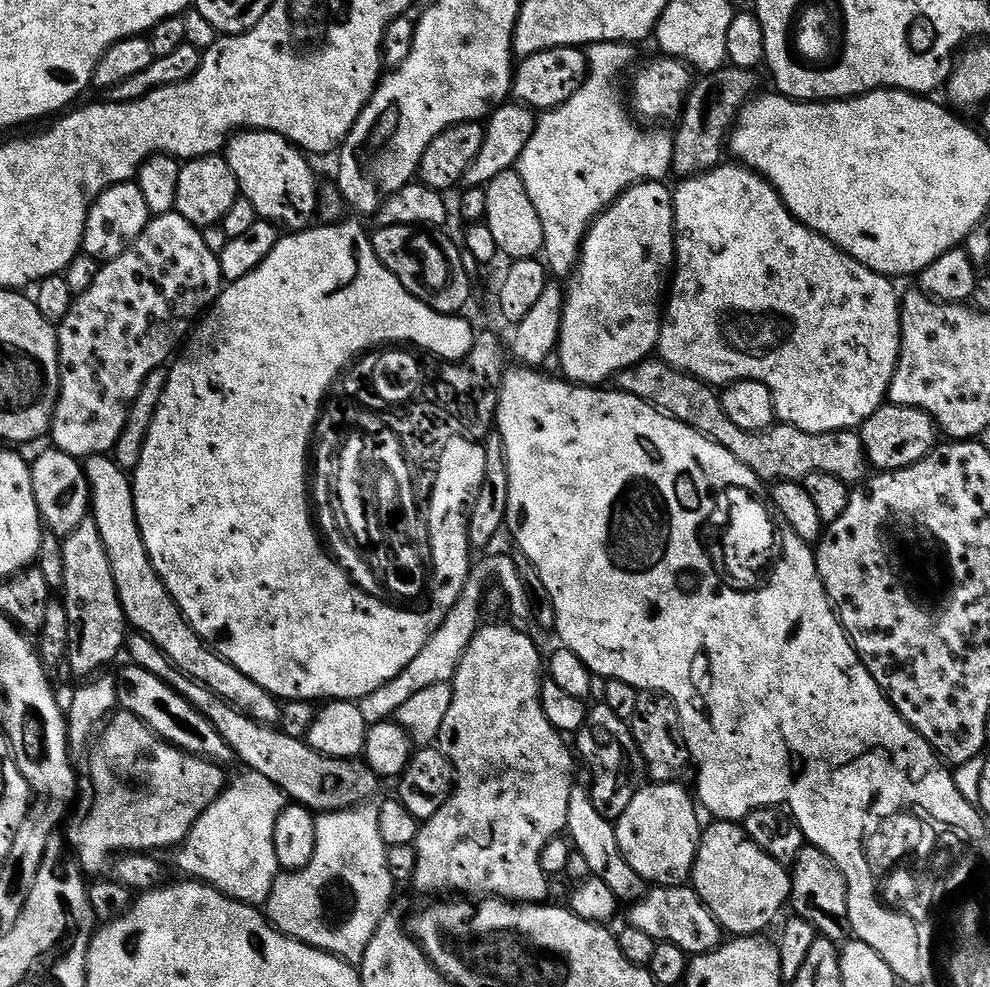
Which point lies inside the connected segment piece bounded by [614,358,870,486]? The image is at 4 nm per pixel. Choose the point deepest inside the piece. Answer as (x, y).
(782, 453)

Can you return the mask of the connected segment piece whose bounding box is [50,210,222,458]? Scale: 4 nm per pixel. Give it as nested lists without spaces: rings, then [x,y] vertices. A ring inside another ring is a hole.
[[[174,210],[167,212],[165,216],[149,219],[146,230],[132,243],[131,248],[126,249],[118,258],[107,261],[101,267],[98,278],[94,278],[90,290],[79,293],[73,299],[66,318],[58,325],[56,341],[60,347],[60,397],[56,399],[56,409],[52,415],[50,429],[50,440],[55,448],[77,458],[103,456],[111,453],[126,426],[126,418],[129,410],[132,409],[134,398],[138,398],[138,390],[142,386],[142,382],[146,382],[146,374],[150,374],[150,370],[155,368],[165,367],[173,359],[174,353],[185,343],[186,337],[193,331],[197,321],[215,304],[221,291],[220,258],[206,247],[203,231],[194,227],[190,222],[186,222],[186,218],[182,218]]]

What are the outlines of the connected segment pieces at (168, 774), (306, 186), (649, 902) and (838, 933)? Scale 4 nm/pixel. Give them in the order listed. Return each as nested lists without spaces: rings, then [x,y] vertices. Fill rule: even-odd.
[[[123,710],[117,711],[115,715],[99,729],[98,735],[95,737],[94,743],[91,745],[86,757],[86,763],[88,763],[88,776],[92,779],[92,792],[96,795],[96,804],[89,806],[88,813],[69,830],[66,840],[76,859],[79,860],[81,868],[88,874],[100,872],[103,868],[105,871],[105,869],[109,867],[110,858],[115,857],[117,854],[152,854],[157,851],[155,848],[173,847],[172,849],[175,849],[177,846],[180,846],[187,838],[189,832],[191,832],[191,828],[194,826],[195,822],[197,822],[199,816],[202,815],[216,799],[223,795],[226,787],[226,779],[224,780],[225,769],[221,767],[221,765],[214,764],[211,760],[205,760],[203,756],[191,756],[191,754],[182,751],[180,748],[176,748],[173,744],[167,744],[165,740],[154,735],[138,717]]]
[[[241,130],[229,139],[226,159],[230,170],[234,170],[241,197],[254,202],[259,219],[284,230],[304,230],[313,223],[312,219],[317,219],[318,187],[316,176],[308,165],[309,157],[286,137],[273,132]]]
[[[656,886],[648,891],[645,891],[629,907],[633,907],[628,912],[627,920],[631,927],[650,934],[650,938],[654,938],[657,942],[667,942],[678,946],[683,952],[692,956],[700,956],[704,952],[714,952],[720,947],[722,943],[720,924],[712,917],[712,912],[708,907],[700,901],[695,888],[691,886],[675,888]]]
[[[805,846],[798,858],[790,865],[792,877],[792,894],[790,908],[801,920],[815,926],[817,933],[823,939],[844,942],[849,939],[852,927],[848,917],[848,887],[844,881],[842,870],[822,850]]]

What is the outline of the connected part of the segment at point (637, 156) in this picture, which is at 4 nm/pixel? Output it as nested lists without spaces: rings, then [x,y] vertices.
[[[602,42],[587,45],[588,76],[584,79],[584,85],[565,104],[547,109],[537,119],[534,134],[520,155],[518,171],[526,186],[526,194],[530,194],[530,202],[534,202],[534,210],[538,210],[538,218],[542,218],[542,256],[553,277],[571,277],[575,273],[580,262],[580,245],[592,221],[627,188],[643,184],[646,180],[667,181],[672,172],[673,133],[669,129],[667,132],[664,126],[645,126],[638,122],[626,103],[625,85],[624,88],[620,85],[624,68],[633,67],[632,52],[634,48],[631,44]]]

